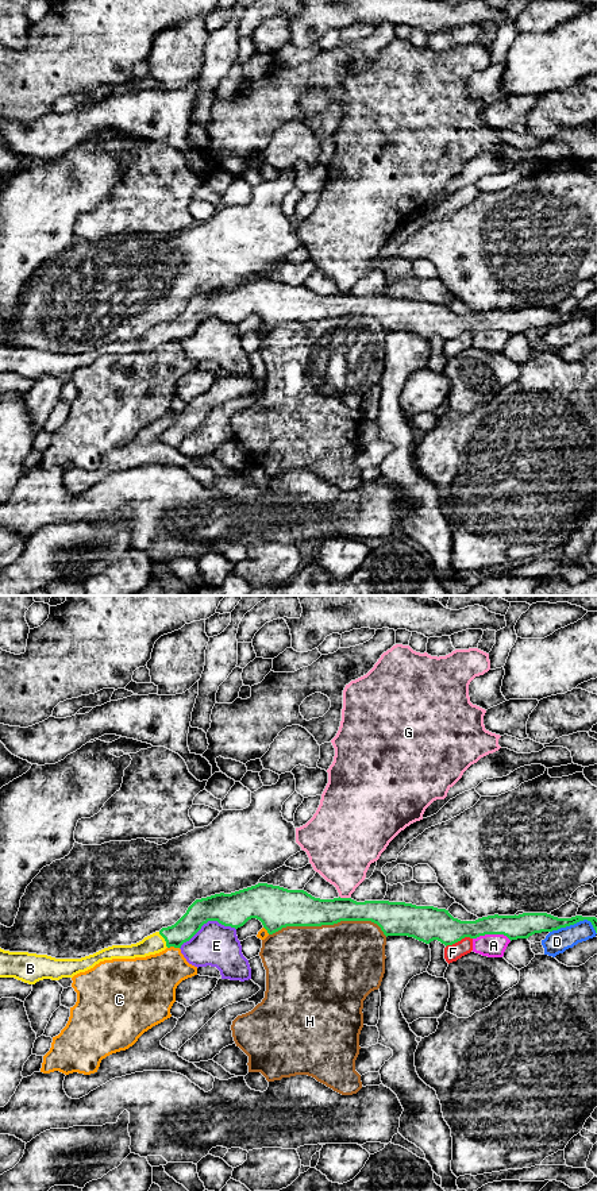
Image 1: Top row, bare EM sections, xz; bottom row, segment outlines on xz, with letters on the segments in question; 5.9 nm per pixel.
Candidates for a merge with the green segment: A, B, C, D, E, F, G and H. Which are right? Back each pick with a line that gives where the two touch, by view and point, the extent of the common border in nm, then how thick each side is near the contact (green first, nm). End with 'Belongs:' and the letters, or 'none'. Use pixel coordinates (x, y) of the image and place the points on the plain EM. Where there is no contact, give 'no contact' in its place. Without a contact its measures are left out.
B: contact xz (165, 335); length 110 nm; calibres 140 and 120 nm
Belongs: B

